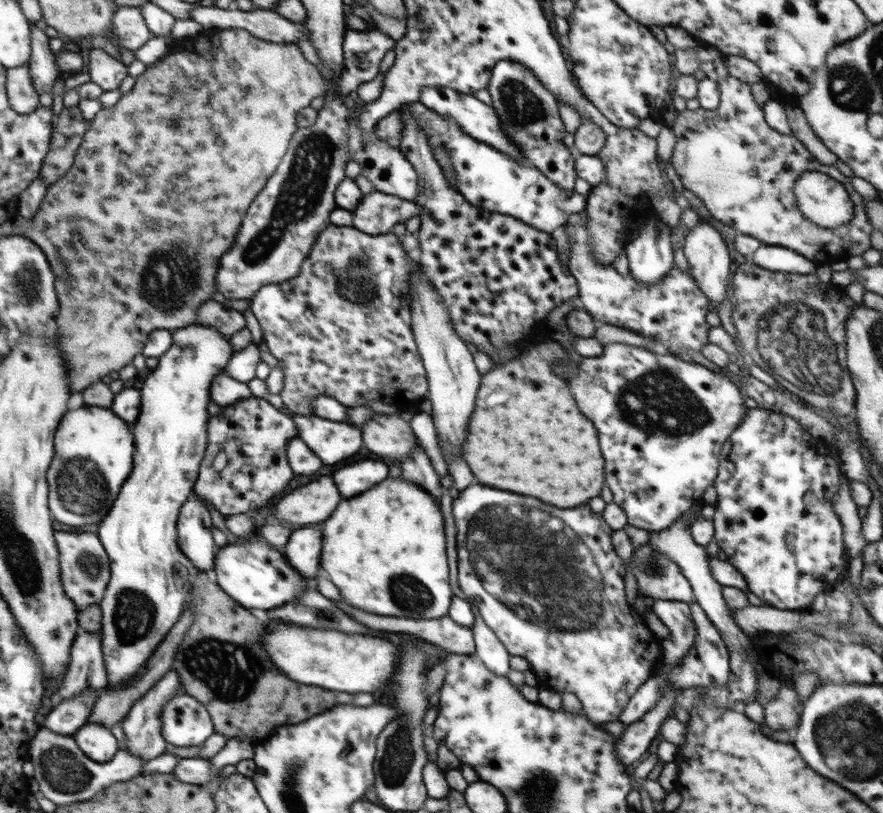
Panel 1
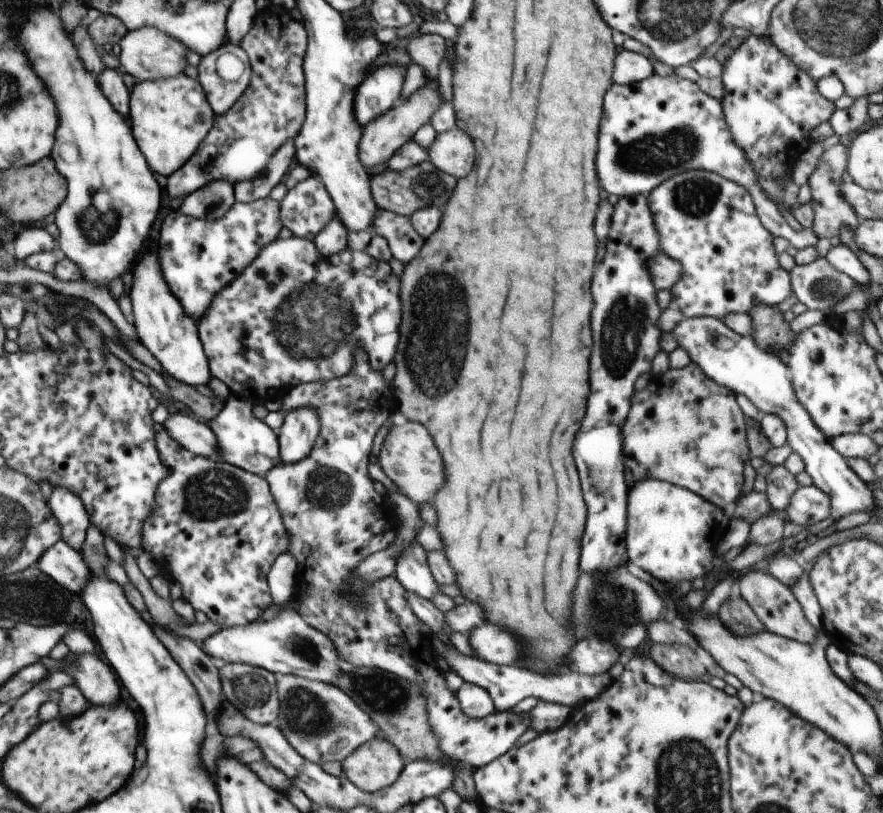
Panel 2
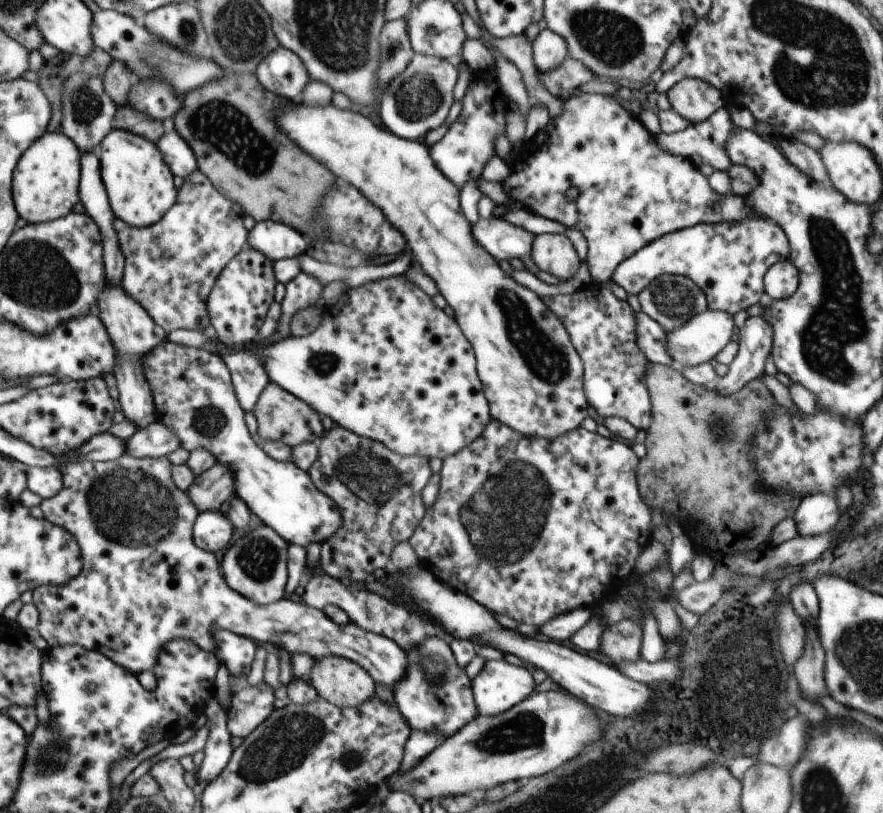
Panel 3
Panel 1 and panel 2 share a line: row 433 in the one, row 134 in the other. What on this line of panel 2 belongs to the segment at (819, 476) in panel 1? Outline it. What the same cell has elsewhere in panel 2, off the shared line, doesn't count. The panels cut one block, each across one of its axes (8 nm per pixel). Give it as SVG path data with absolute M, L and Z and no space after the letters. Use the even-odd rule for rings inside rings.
M750 34L722 65L720 79L724 85L724 96L722 96L721 103L732 140L736 142L739 149L744 150L744 154L750 160L758 178L776 180L782 188L786 188L786 182L781 177L788 174L792 178L796 161L792 156L786 158L777 153L798 154L798 152L805 151L813 142L811 140L812 130L824 122L829 122L832 114L836 112L834 102L824 98L818 92L818 82L810 74L800 70L790 58L786 58L772 44L769 35L754 36L754 34Z

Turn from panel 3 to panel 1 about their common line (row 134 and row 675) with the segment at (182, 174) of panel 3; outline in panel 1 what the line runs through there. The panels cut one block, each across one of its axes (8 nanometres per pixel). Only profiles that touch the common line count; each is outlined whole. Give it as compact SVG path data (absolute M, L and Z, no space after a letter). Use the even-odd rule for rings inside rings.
M171 668L161 676L161 679L146 694L143 694L141 697L138 697L138 700L134 701L134 704L128 711L123 727L126 736L126 742L124 743L126 750L139 756L145 762L159 757L166 752L168 742L163 735L163 706L177 694L180 694L181 691L184 691L182 679L176 672L176 669Z

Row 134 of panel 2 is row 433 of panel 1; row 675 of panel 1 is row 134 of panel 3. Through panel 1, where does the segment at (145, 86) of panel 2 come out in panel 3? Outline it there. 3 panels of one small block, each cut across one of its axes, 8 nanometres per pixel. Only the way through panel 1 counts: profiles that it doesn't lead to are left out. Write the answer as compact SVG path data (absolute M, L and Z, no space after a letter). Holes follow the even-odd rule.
M112 129L98 149L101 177L115 218L132 228L151 227L158 223L176 202L176 186L171 167L162 160L163 154L156 148L156 143L133 132Z

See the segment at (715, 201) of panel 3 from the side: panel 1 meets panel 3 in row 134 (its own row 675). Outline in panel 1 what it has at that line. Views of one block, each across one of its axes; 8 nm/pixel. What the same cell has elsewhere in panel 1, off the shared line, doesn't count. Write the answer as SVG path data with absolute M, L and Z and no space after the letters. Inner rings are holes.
M476 484L476 486L468 486L468 488L466 488L466 490L463 490L463 491L460 491L460 492L459 492L459 495L458 495L458 497L457 497L457 498L454 498L454 499L453 499L453 509L452 509L452 514L453 514L453 515L454 515L454 520L455 520L455 523L456 523L456 528L457 528L457 534L458 534L458 536L456 536L456 544L458 544L458 546L456 546L456 548L457 548L457 567L458 567L458 586L459 586L459 587L460 587L460 590L462 590L462 592L464 592L464 594L465 594L465 595L466 595L466 597L468 597L468 600L470 600L470 602L474 602L474 606L476 606L476 608L478 608L478 614L480 614L480 616L482 616L482 620L484 620L484 622L485 622L485 623L486 623L486 624L487 624L487 625L488 625L488 626L489 626L489 627L490 627L490 628L491 628L491 629L492 629L492 630L493 630L493 631L494 631L494 634L495 634L495 635L496 635L496 636L497 636L497 637L498 637L498 638L499 638L499 639L500 639L500 642L502 642L502 644L503 644L503 645L504 645L504 646L505 646L505 647L506 647L506 650L507 650L507 651L508 651L508 652L509 652L509 653L510 653L510 654L511 654L511 655L514 655L514 656L523 656L523 657L524 657L524 658L526 658L526 660L527 660L527 661L528 661L528 662L529 662L529 668L530 668L530 669L531 669L531 671L532 671L532 672L534 672L534 674L535 674L535 675L536 675L536 678L537 678L537 680L538 680L538 682L539 682L539 683L540 683L540 685L541 685L541 686L543 686L543 687L551 687L551 688L552 688L552 689L554 689L554 690L555 690L555 691L556 691L556 692L559 692L559 693L560 693L560 694L562 694L562 693L563 693L563 692L571 692L571 693L572 693L572 694L575 694L575 695L576 695L576 696L577 696L577 697L578 697L578 700L581 700L581 703L582 703L582 706L583 706L583 709L584 709L584 712L585 712L585 714L586 714L586 716L587 716L587 718L588 718L588 720L590 720L590 721L591 721L591 722L594 722L594 724L598 724L598 725L599 725L599 724L602 724L602 723L603 723L603 722L611 722L611 723L612 723L612 722L614 722L614 723L617 723L617 722L618 722L618 720L619 720L619 716L620 716L620 715L621 715L621 712L622 712L622 711L623 711L623 710L624 710L624 707L625 707L625 706L626 706L626 704L628 704L628 701L629 701L629 700L630 700L630 699L631 699L631 698L632 698L632 697L633 697L633 694L634 694L634 693L635 693L635 692L636 692L636 691L637 691L637 690L638 690L638 687L639 687L639 686L640 686L640 685L641 685L641 684L644 684L644 682L646 682L646 681L647 681L647 680L648 680L648 679L649 679L649 678L650 678L650 677L652 677L652 676L653 676L653 672L655 672L655 666L657 666L657 664L659 664L659 663L662 663L662 662L663 662L663 654L662 654L662 653L660 653L660 652L659 652L659 651L660 651L660 650L661 650L661 641L662 641L662 640L661 640L661 639L659 639L659 638L658 638L658 637L656 637L656 636L655 636L655 635L654 635L654 632L652 632L652 630L650 630L650 628L648 628L648 624L647 624L647 623L646 623L646 619L645 619L645 615L643 615L643 614L641 614L641 613L640 613L640 612L638 612L638 611L637 611L637 610L635 610L635 608L634 608L634 607L631 607L631 606L630 606L630 603L629 603L629 602L628 602L628 600L627 600L627 596L626 596L626 591L625 591L625 574L626 574L626 571L627 571L627 569L628 569L628 562L627 562L627 561L626 561L626 560L624 560L624 559L623 559L623 558L620 558L620 556L618 556L618 555L617 555L617 554L616 554L616 551L615 551L615 550L614 550L614 547L613 547L613 544L612 544L612 541L611 541L611 536L612 536L612 533L613 533L613 531L614 531L614 530L613 530L613 529L611 529L611 528L610 528L610 526L608 526L608 523L607 523L607 522L606 522L606 521L605 521L605 520L604 520L604 519L603 519L603 518L602 518L602 515L601 515L601 513L596 513L596 512L594 512L594 511L592 511L592 509L591 509L591 508L590 508L590 506L588 506L588 504L584 504L584 506L578 506L578 508L572 508L572 510L560 510L560 508L556 508L556 506L550 506L550 504L544 504L544 502L540 502L540 500L536 500L536 498L528 498L528 496L518 496L518 494L510 494L510 492L504 492L504 490L494 490L494 488L488 488L488 486L484 486L484 488L482 488L482 486L480 486L480 484ZM496 504L498 504L498 505L496 505ZM510 504L524 504L524 506L530 506L530 508L540 508L540 510L539 510L539 509L532 509L532 510L531 510L531 511L530 511L530 512L529 512L529 516L530 516L530 518L531 518L531 520L530 520L530 518L524 518L524 520L522 520L522 517L523 517L523 516L525 516L525 515L526 515L526 514L525 514L525 511L524 511L524 509L523 509L523 507L522 507L522 506L521 506L521 505L511 505L511 506L510 506ZM486 506L487 506L487 507L486 507ZM501 506L510 506L510 507L509 507L509 508L508 508L508 511L509 511L509 512L510 512L510 513L509 513L509 512L508 512L508 511L507 511L507 509L506 509L506 508L504 508L504 507L501 507ZM541 510L546 510L546 512L548 512L548 513L546 513L546 512L544 512L544 511L541 511ZM550 514L552 514L552 516L551 516L551 515L550 515ZM543 515L544 515L544 519L543 519L543 517L542 517L542 516L543 516ZM514 516L515 516L515 517L516 517L516 518L515 518L515 517L514 517ZM554 516L556 516L556 517L554 517ZM517 518L518 518L518 519L517 519ZM559 518L560 518L560 519L559 519ZM542 519L543 519L543 521L544 521L544 523L545 523L545 524L546 524L546 526L547 526L547 527L549 527L549 529L550 529L550 530L548 530L548 528L546 528L546 526L540 526L540 524L536 524L536 521L541 521L541 520L542 520ZM470 520L471 520L471 521L470 521ZM562 520L564 520L564 522L566 522L566 524L565 524L565 523L564 523L564 522L563 522L563 521L562 521ZM532 521L533 521L533 522L532 522ZM468 526L469 526L469 527L468 527ZM548 536L550 536L550 538L548 538ZM464 546L466 546L466 548L464 548ZM522 610L524 610L524 612L522 612ZM514 612L516 612L516 614L518 614L518 612L522 612L522 614L524 614L524 616L522 616L522 614L520 614L520 618L518 618L518 616L516 616L516 614L514 614ZM522 618L524 618L524 620L522 620Z

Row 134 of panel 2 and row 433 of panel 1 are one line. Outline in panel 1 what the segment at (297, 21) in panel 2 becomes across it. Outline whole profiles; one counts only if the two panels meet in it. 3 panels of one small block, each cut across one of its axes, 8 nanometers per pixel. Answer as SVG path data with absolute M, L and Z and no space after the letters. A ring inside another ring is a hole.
M251 397L225 406L220 415L211 416L208 426L207 454L203 459L195 491L205 502L213 504L223 516L254 513L276 496L294 478L288 463L287 444L297 436L295 422L285 410L276 409L264 398Z

